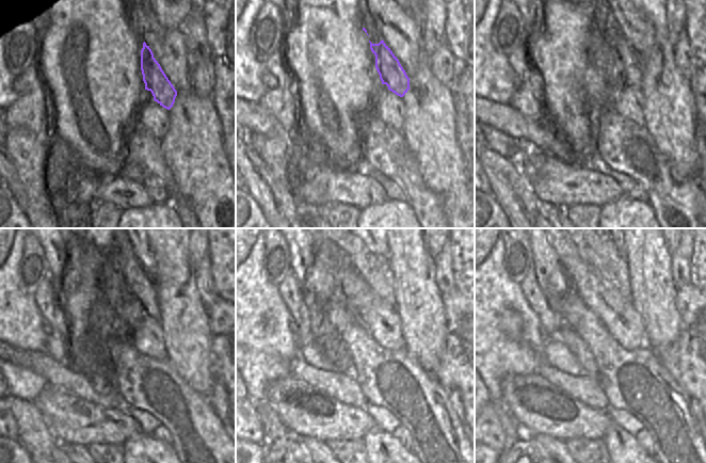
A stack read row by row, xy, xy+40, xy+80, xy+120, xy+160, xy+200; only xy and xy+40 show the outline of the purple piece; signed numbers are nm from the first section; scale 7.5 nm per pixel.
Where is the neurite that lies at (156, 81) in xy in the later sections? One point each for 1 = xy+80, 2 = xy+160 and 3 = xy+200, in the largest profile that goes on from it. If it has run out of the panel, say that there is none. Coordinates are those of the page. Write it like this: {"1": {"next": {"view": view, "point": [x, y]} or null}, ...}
{"1": {"next": {"view": "xy+80", "point": [615, 46]}}, "2": {"next": {"view": "xy+160", "point": [375, 269]}}, "3": {"next": {"view": "xy+200", "point": [612, 267]}}}

